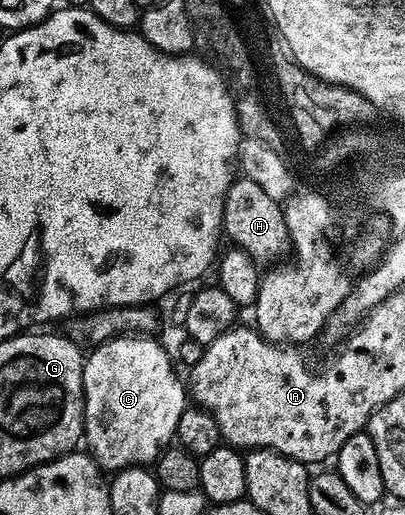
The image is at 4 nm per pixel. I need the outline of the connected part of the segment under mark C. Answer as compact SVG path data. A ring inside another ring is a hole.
M122 336L112 338L92 347L85 358L83 368L83 392L85 393L84 445L98 466L105 472L125 470L129 466L156 463L162 450L174 441L179 416L187 409L187 386L177 375L174 359L156 342L153 336Z

